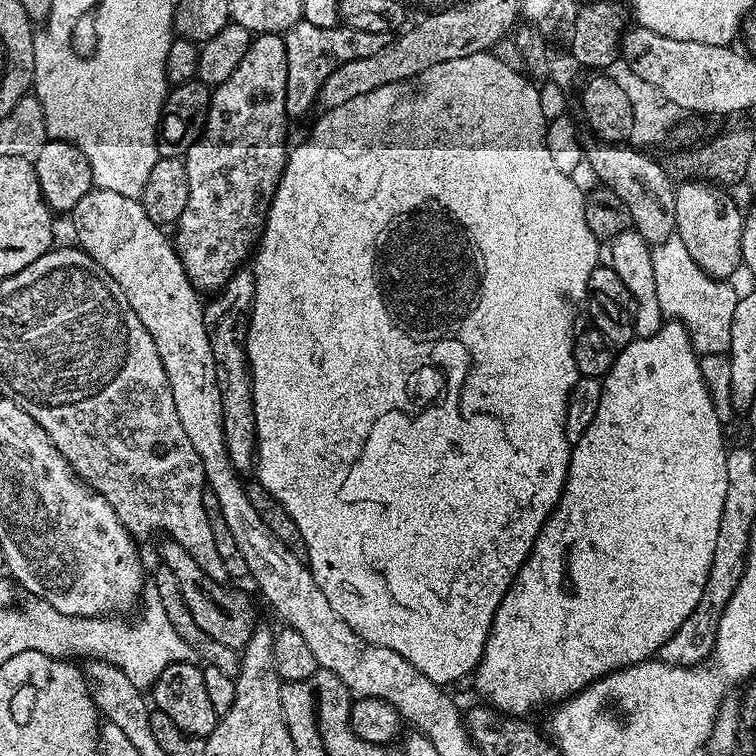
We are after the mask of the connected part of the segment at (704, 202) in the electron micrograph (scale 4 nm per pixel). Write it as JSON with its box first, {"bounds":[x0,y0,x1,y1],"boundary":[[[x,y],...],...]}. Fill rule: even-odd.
{"bounds":[674,180,744,281],"boundary":[[[706,180],[683,181],[676,188],[674,218],[675,235],[680,237],[698,266],[713,279],[727,281],[742,268],[744,212],[724,192],[727,191],[721,185]]]}

